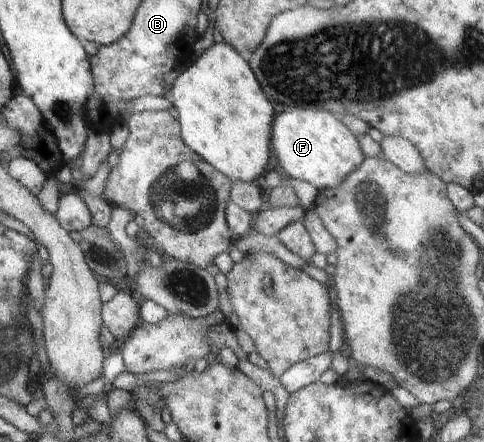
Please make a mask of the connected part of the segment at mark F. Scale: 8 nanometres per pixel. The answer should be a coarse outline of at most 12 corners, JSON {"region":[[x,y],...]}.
{"region":[[290,108],[270,134],[278,167],[317,190],[365,160],[342,120]]}

